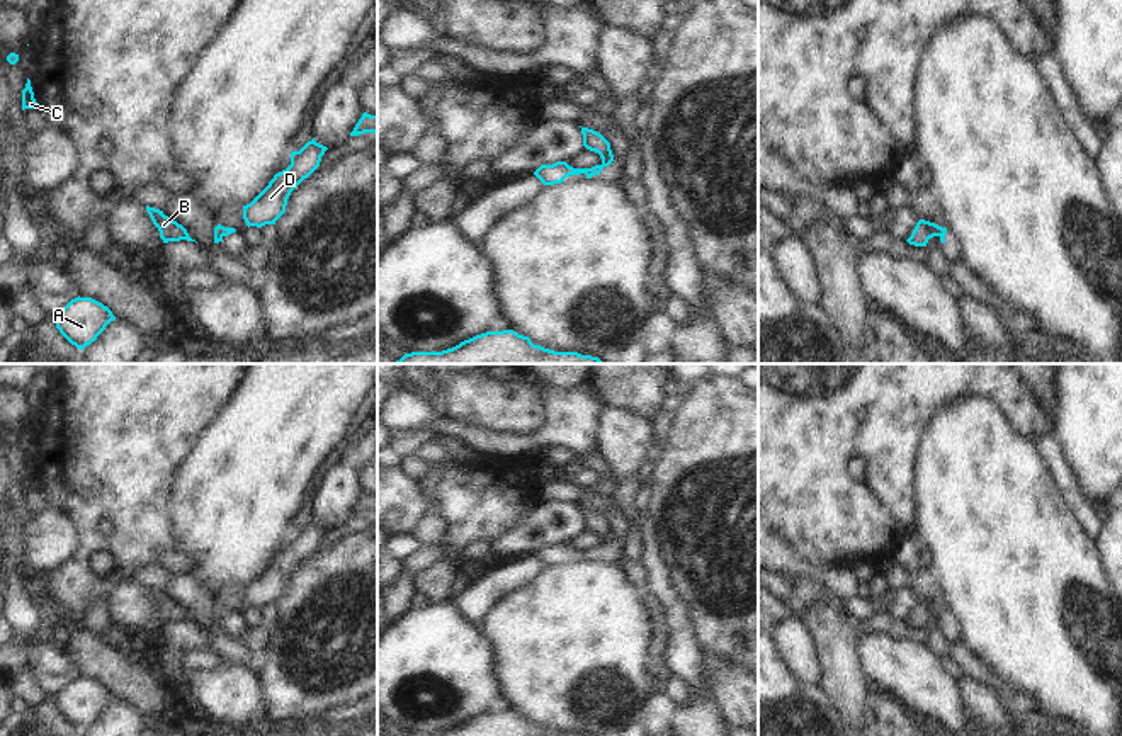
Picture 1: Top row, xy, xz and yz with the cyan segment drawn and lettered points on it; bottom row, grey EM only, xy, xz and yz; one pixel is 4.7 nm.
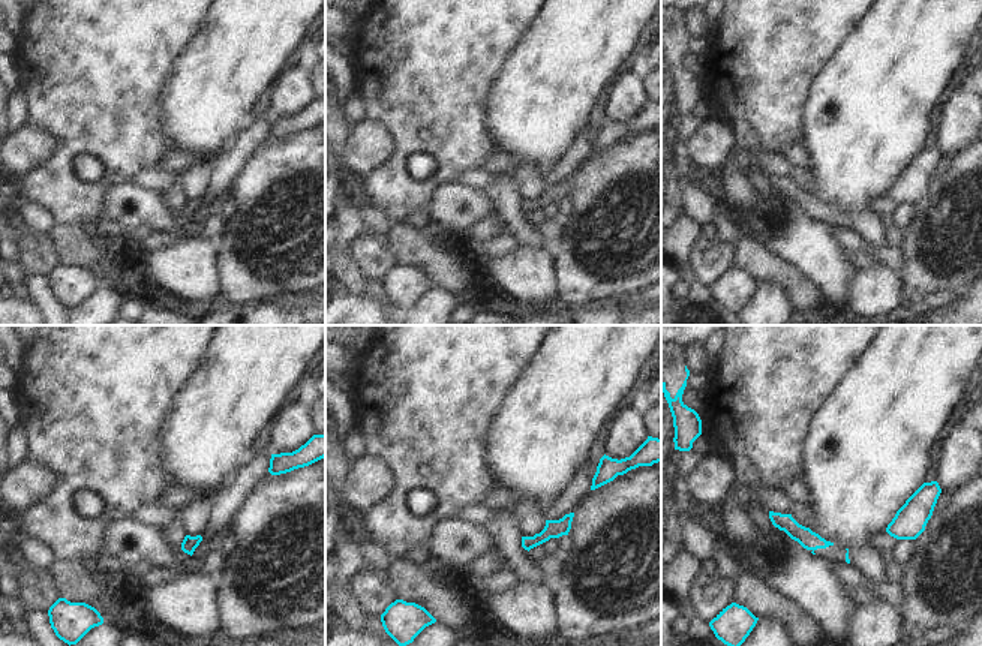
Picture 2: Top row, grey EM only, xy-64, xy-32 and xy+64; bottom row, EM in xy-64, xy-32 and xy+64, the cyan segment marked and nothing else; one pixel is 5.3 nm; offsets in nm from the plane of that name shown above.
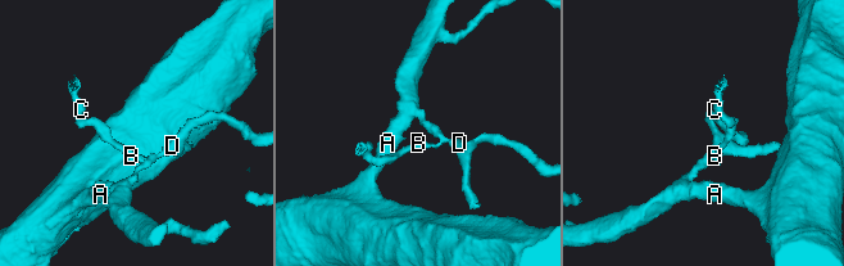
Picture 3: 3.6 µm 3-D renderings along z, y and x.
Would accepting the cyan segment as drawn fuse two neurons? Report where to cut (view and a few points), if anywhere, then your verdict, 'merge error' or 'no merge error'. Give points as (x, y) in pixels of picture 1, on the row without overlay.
cut xy (220, 605), (223, 616); merge error

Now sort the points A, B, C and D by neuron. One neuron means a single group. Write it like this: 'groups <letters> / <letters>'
groups A D / B C

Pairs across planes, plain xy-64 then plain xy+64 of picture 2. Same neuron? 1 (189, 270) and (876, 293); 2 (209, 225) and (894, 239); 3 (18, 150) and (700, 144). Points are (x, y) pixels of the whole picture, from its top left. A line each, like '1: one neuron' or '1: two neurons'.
1: one neuron
2: one neuron
3: one neuron

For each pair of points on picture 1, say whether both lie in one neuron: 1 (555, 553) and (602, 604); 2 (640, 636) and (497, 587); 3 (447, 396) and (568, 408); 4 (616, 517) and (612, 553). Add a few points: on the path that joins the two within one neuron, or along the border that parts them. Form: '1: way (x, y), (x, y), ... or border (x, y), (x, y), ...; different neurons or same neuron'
1: border (606, 563), (580, 560), (544, 566); different neurons
2: border (543, 566), (522, 585), (500, 597), (483, 619); different neurons
3: border (543, 388), (544, 422), (534, 432), (515, 434); different neurons
4: way (617, 526), (617, 544); same neuron

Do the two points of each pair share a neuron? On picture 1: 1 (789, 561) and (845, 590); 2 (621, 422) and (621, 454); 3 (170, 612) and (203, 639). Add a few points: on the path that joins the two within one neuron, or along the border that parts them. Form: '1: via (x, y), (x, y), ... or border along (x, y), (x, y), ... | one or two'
1: via (803, 568), (832, 577) | one
2: via (621, 430), (621, 446) | one
3: border along (194, 621), (169, 621), (164, 624) | two

